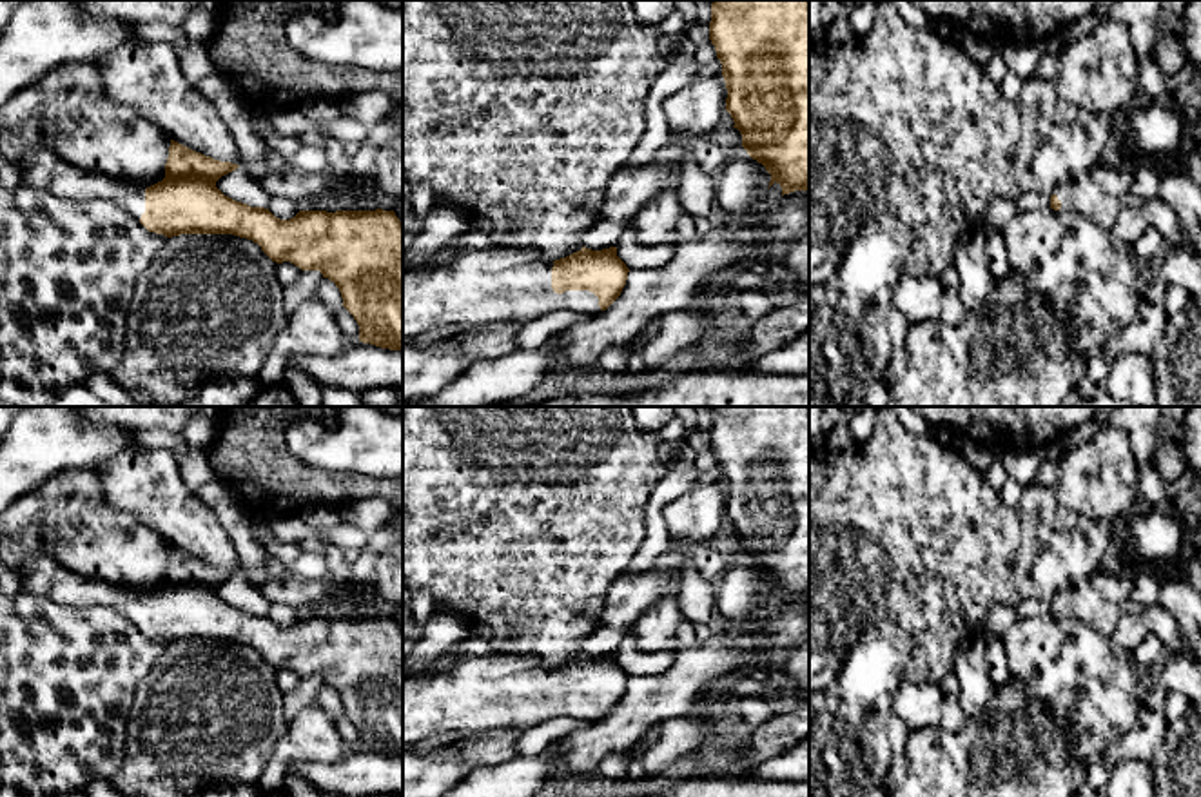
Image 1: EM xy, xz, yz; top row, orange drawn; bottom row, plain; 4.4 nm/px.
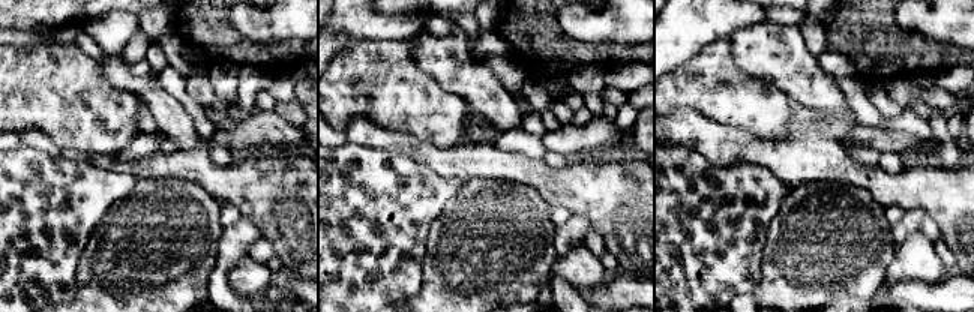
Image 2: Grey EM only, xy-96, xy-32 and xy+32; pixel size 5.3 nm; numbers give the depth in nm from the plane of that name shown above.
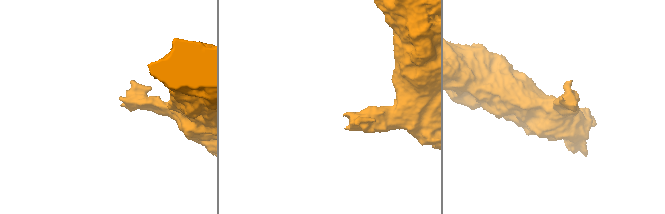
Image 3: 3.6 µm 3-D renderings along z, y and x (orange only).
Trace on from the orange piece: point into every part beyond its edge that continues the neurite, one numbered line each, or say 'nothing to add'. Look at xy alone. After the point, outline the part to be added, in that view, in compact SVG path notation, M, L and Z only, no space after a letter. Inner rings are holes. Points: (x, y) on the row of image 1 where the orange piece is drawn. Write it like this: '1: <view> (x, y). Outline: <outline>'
1: xy (40, 167). Outline: M33 149L16 163L25 185L73 202L105 200L140 221L145 212L143 185L65 162L49 149Z

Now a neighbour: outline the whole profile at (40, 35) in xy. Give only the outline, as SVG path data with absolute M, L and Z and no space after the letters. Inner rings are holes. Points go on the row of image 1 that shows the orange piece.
M25 0L0 36L0 107L67 62L96 62L132 38L120 20L82 15L73 0Z

